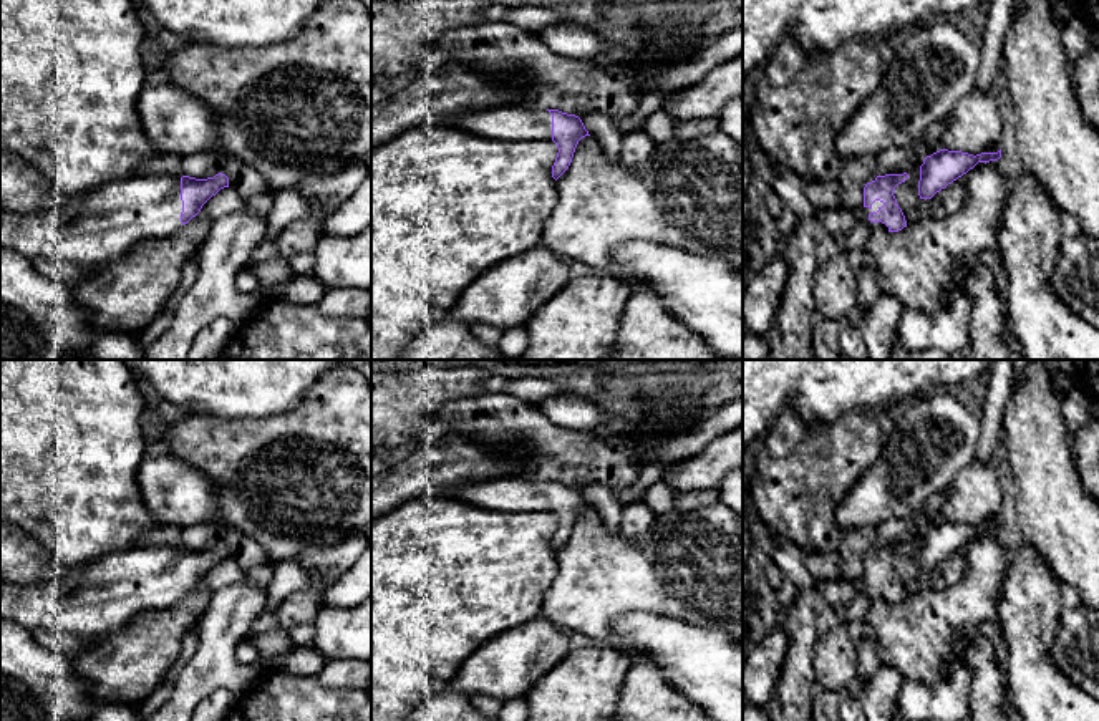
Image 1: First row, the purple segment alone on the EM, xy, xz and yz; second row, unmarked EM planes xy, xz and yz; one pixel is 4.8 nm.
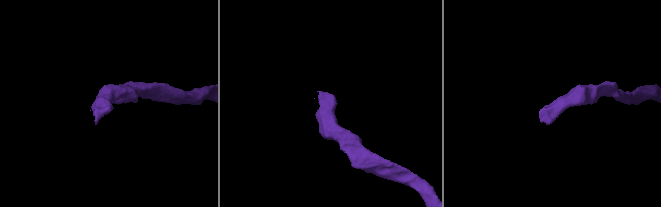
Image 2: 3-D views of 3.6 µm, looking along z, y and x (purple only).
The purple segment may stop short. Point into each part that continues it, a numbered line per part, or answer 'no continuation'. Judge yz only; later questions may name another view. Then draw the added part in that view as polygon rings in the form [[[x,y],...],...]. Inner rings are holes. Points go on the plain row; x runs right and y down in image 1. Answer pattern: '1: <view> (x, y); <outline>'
1: yz (864, 584); [[[875,572],[870,580],[869,580],[869,578],[862,578],[862,580],[857,583],[859,592],[865,593],[872,602],[877,600],[877,598],[884,598],[884,600],[888,602],[888,598],[887,598],[885,595],[882,595],[882,593],[875,593],[875,595],[874,595],[874,593],[869,592],[869,585],[870,585],[870,583],[877,583],[882,577],[884,577],[884,573]]]

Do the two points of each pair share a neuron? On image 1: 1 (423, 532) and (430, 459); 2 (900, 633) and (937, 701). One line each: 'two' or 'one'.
1: two
2: two

